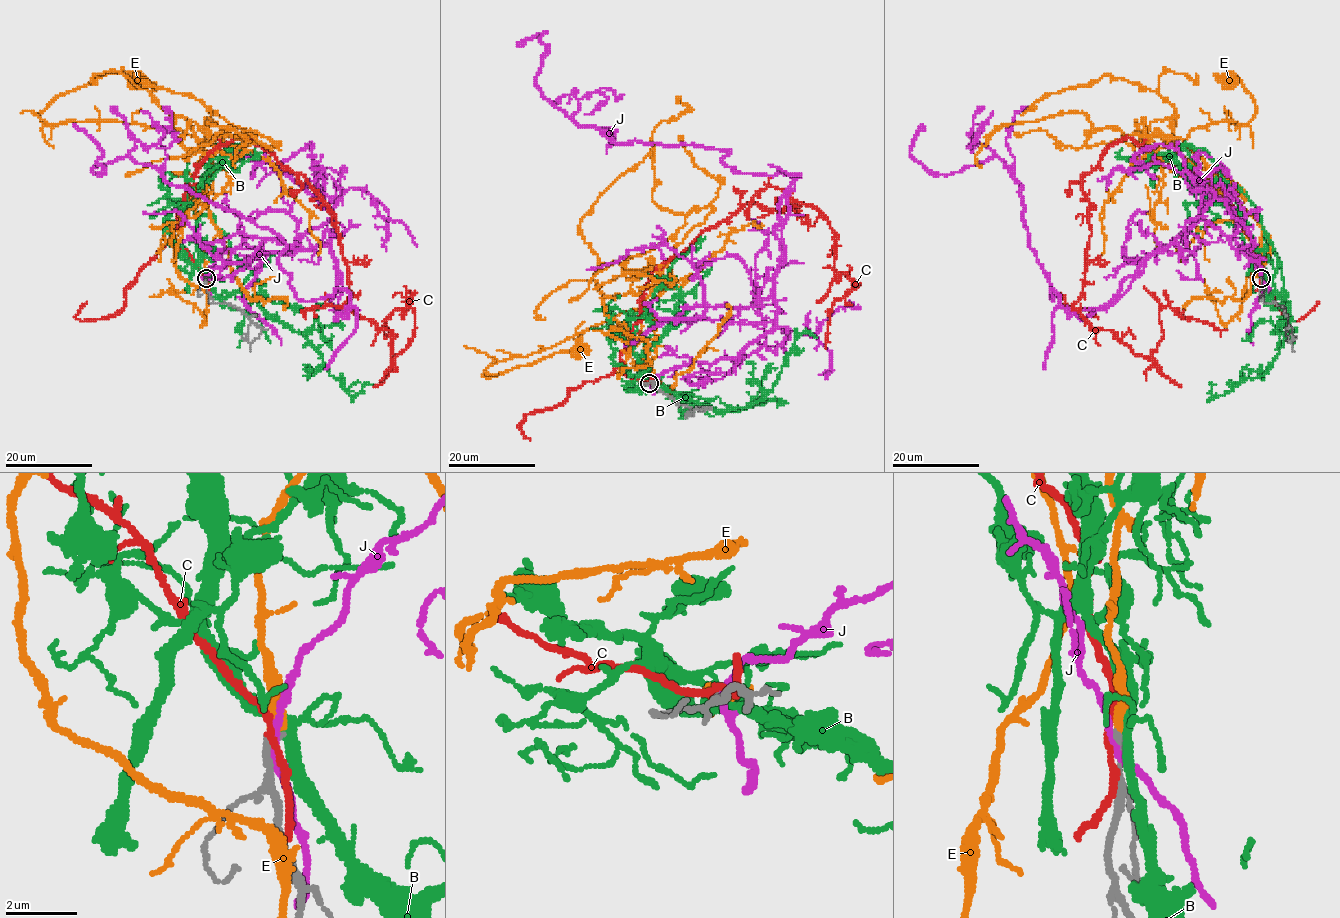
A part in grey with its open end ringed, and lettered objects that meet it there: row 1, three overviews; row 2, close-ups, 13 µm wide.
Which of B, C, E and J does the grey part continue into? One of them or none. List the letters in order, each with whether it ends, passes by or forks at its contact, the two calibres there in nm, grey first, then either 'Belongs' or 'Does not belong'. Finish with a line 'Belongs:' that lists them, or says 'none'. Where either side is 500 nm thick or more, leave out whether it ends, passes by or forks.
B: It forks there. Thickness 300 nm (grey) against 240 nm. Does not belong
C: It passes by. Thickness 300 nm (grey) against 170 nm. Does not belong
E: It ends there. Thickness 300 nm (grey) against 340 nm. Belongs
J: It passes by. Thickness 320 nm (grey) against 170 nm. Does not belong
Belongs: E

